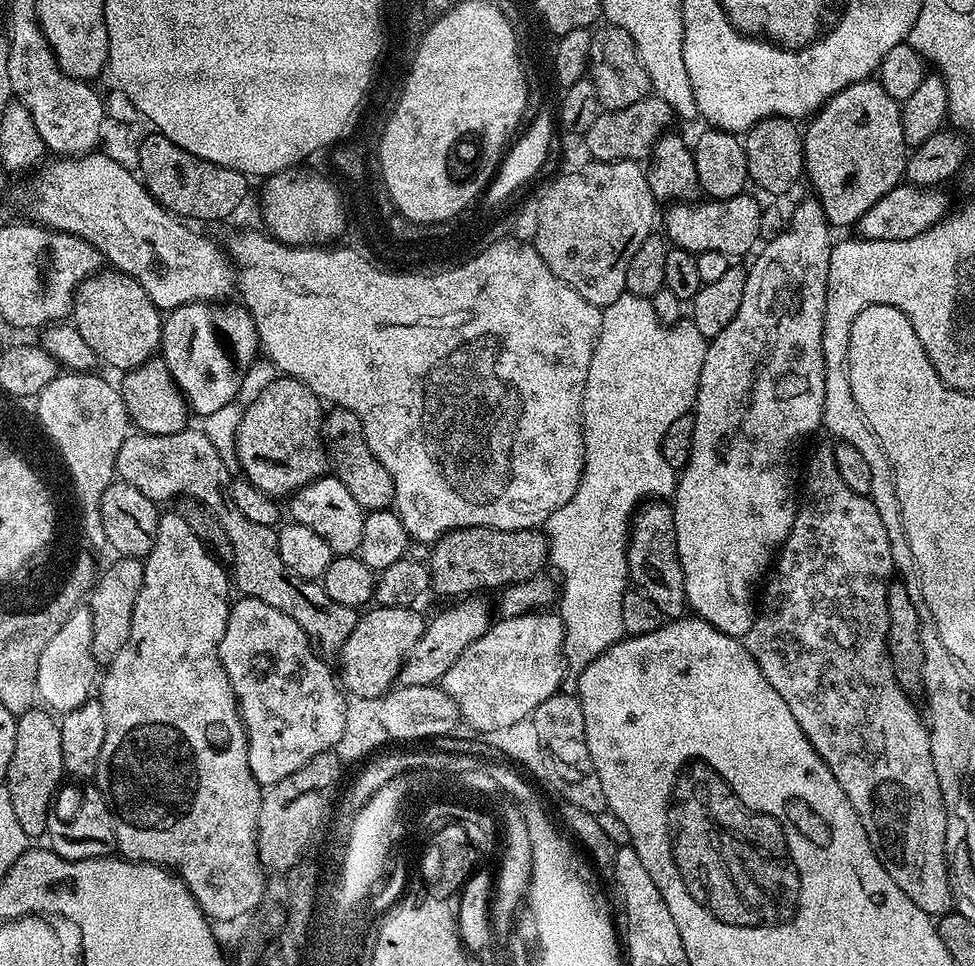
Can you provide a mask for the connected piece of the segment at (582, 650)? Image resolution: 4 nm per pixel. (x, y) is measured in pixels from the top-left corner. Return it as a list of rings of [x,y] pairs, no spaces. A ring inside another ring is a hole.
[[[619,296],[614,302],[610,302],[608,307],[603,309],[600,318],[600,333],[594,346],[594,354],[590,358],[590,370],[586,378],[586,390],[584,391],[584,411],[582,413],[582,423],[584,425],[584,469],[582,478],[578,482],[578,490],[574,490],[574,498],[566,502],[558,510],[550,514],[550,518],[545,520],[542,531],[548,538],[548,558],[551,567],[556,567],[560,571],[558,584],[558,615],[560,621],[564,623],[564,658],[566,668],[569,673],[579,674],[594,662],[610,646],[614,646],[624,636],[622,626],[622,598],[630,590],[630,577],[628,575],[628,534],[632,526],[632,517],[636,515],[638,509],[645,502],[660,502],[665,498],[672,498],[676,495],[676,482],[678,479],[677,469],[670,466],[662,458],[662,438],[666,430],[670,430],[670,425],[683,416],[689,415],[693,411],[696,402],[696,391],[700,385],[699,375],[688,376],[688,368],[680,364],[680,332],[676,328],[667,328],[660,321],[660,316],[656,313],[656,308],[651,299],[642,296]]]

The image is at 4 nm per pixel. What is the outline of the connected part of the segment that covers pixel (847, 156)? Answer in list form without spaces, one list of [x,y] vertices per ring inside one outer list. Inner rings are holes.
[[[875,79],[859,80],[830,97],[820,111],[807,121],[804,134],[804,170],[812,183],[815,199],[819,200],[833,229],[859,225],[862,214],[870,210],[890,190],[905,179],[904,167],[910,155],[910,145],[902,134],[901,105]]]

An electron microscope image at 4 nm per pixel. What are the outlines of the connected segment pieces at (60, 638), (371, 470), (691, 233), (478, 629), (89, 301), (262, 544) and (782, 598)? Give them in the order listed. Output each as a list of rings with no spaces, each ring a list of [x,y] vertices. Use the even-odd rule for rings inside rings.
[[[81,602],[74,614],[70,614],[70,618],[58,626],[58,634],[46,642],[42,658],[38,658],[37,697],[53,713],[63,714],[74,710],[93,695],[98,680],[96,671],[98,665],[92,653],[92,610],[87,603]]]
[[[329,407],[322,416],[322,435],[331,475],[337,476],[342,486],[350,490],[354,502],[358,502],[365,513],[391,509],[396,502],[394,482],[390,474],[386,474],[386,466],[382,466],[382,462],[378,462],[378,458],[374,458],[374,454],[368,449],[366,434],[358,414],[345,408]]]
[[[741,194],[729,200],[705,199],[701,202],[676,202],[668,213],[663,213],[662,228],[667,239],[675,247],[688,252],[718,250],[729,258],[744,256],[752,247],[757,247],[756,239],[760,236],[760,204],[749,194]]]
[[[464,598],[453,608],[444,608],[437,614],[433,620],[429,619],[424,626],[422,638],[414,644],[414,650],[404,659],[404,665],[400,671],[398,680],[401,685],[408,686],[426,686],[439,685],[443,681],[446,670],[458,662],[458,654],[470,646],[490,627],[488,620],[488,608],[483,604],[480,598]]]
[[[101,270],[95,276],[87,276],[78,286],[76,296],[72,299],[72,311],[70,322],[86,338],[90,350],[94,350],[97,361],[109,364],[112,368],[127,370],[136,368],[140,364],[153,359],[160,347],[160,329],[162,327],[162,312],[156,307],[156,303],[149,298],[146,290],[133,276],[127,276],[125,272],[115,270]]]
[[[189,426],[178,434],[165,436],[129,435],[120,452],[120,471],[116,476],[155,502],[172,502],[181,497],[203,501],[217,516],[233,546],[230,568],[232,565],[235,587],[237,584],[245,596],[253,596],[266,602],[266,606],[274,606],[274,610],[290,614],[321,653],[339,653],[346,638],[350,638],[350,630],[354,630],[357,609],[334,602],[334,598],[326,594],[323,583],[298,578],[298,574],[284,571],[282,554],[278,554],[277,529],[250,522],[241,510],[235,508],[229,501],[229,489],[226,487],[230,480],[228,472],[222,458],[218,458],[218,450],[214,450],[214,442],[206,438],[203,427]]]
[[[816,448],[808,460],[808,477],[802,480],[803,503],[797,507],[794,526],[784,539],[774,564],[770,579],[763,585],[762,599],[758,604],[756,621],[750,626],[746,637],[748,652],[756,660],[756,665],[762,670],[766,682],[782,694],[782,702],[790,706],[790,714],[794,714],[794,722],[802,726],[802,734],[818,750],[818,754],[830,766],[834,778],[838,778],[838,786],[842,786],[842,794],[850,798],[850,806],[854,806],[854,814],[862,822],[862,830],[866,830],[866,838],[870,838],[870,846],[878,854],[882,866],[902,886],[906,898],[918,906],[918,910],[926,910],[933,918],[948,915],[953,911],[952,883],[948,877],[948,855],[946,854],[946,818],[948,811],[944,809],[942,790],[938,786],[938,774],[934,770],[934,758],[930,754],[929,727],[925,717],[916,713],[916,708],[908,693],[900,689],[898,678],[894,678],[894,670],[888,653],[888,615],[886,614],[886,598],[888,586],[894,576],[892,555],[890,554],[890,538],[886,538],[886,526],[882,526],[882,518],[878,518],[878,510],[874,502],[867,496],[858,494],[842,482],[838,474],[838,462],[834,462],[834,451],[829,448]]]

